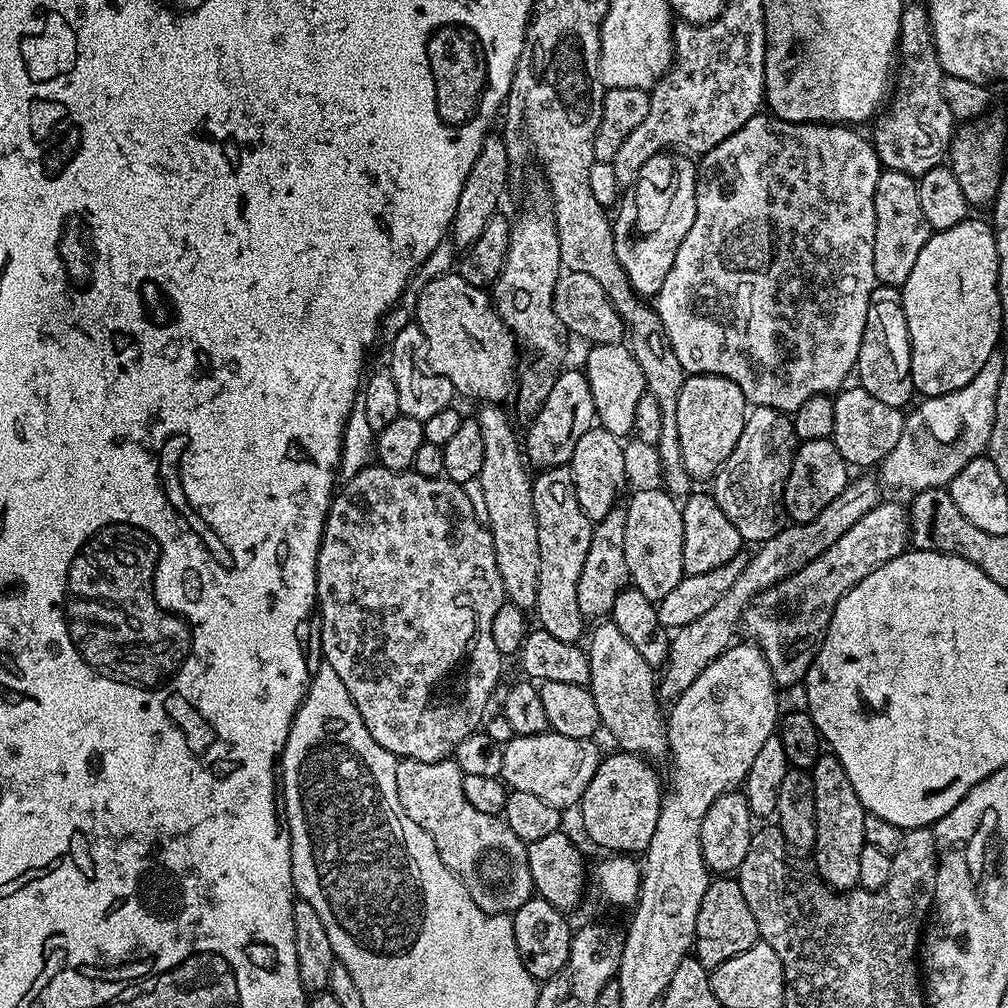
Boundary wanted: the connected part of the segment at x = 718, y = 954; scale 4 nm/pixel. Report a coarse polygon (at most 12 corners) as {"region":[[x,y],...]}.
{"region":[[739,879],[698,906],[695,959],[711,970],[750,950],[758,922]]}

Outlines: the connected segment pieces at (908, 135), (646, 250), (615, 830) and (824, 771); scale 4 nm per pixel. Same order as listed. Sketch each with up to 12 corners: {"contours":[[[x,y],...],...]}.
{"contours":[[[928,9],[902,10],[898,83],[870,139],[887,171],[945,163],[954,117]],[[646,158],[615,209],[614,254],[654,298],[694,226],[697,161]],[[635,752],[600,761],[578,805],[608,854],[654,838],[660,776]],[[842,762],[810,769],[815,875],[858,885],[865,810]]]}

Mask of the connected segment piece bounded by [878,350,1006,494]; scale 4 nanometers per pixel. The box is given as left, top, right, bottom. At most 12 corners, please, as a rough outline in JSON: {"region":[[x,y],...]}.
{"region":[[1002,352],[921,399],[878,468],[885,489],[952,483],[985,455]]}

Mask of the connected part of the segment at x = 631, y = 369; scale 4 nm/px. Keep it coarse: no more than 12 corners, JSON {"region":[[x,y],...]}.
{"region":[[592,344],[582,371],[599,427],[631,437],[646,378],[631,348]]}

